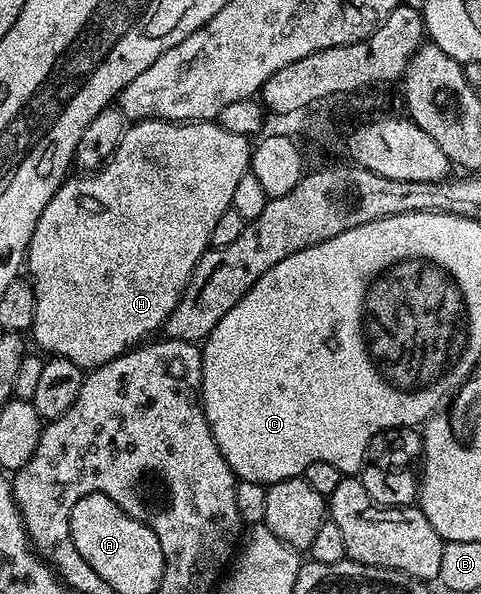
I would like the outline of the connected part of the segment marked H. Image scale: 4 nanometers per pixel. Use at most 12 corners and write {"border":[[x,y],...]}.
{"border":[[137,120],[28,243],[39,351],[159,333],[249,175],[212,122]]}

